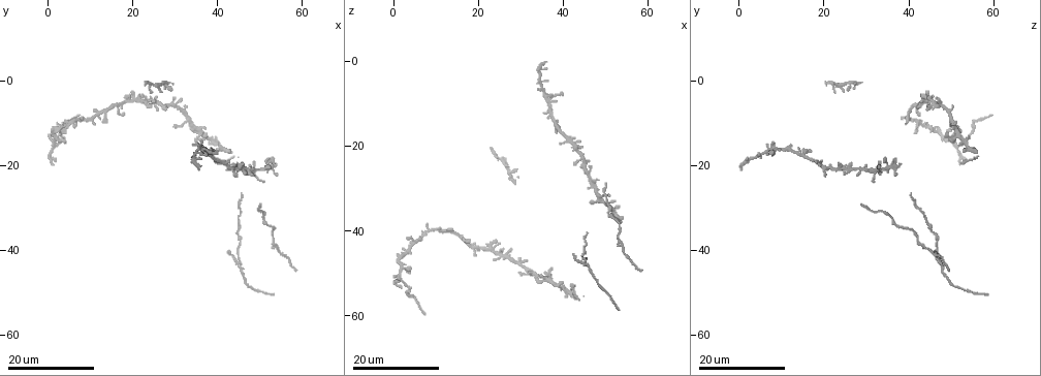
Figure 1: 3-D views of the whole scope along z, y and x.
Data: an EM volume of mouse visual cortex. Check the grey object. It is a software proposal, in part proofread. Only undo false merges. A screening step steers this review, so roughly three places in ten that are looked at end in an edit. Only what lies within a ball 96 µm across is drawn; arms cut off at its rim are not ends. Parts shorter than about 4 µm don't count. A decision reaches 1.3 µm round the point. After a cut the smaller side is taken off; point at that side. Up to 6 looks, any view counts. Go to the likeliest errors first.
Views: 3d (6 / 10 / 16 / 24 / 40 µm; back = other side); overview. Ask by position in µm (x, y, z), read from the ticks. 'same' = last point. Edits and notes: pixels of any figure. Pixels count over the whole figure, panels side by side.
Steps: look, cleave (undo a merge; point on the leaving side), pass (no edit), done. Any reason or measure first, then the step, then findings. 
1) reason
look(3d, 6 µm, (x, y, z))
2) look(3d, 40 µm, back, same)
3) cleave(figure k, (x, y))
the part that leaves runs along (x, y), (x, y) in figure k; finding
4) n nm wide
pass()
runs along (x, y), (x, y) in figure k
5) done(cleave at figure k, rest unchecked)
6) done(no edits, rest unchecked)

look(3d, 16 µm, (23.0, 5.0, 44.0))

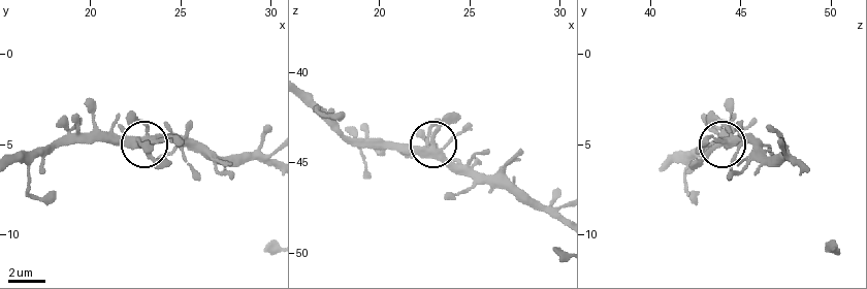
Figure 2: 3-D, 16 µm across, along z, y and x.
zoom in
look(3d, 10 µm, (23.3, 4.8, 44.3))

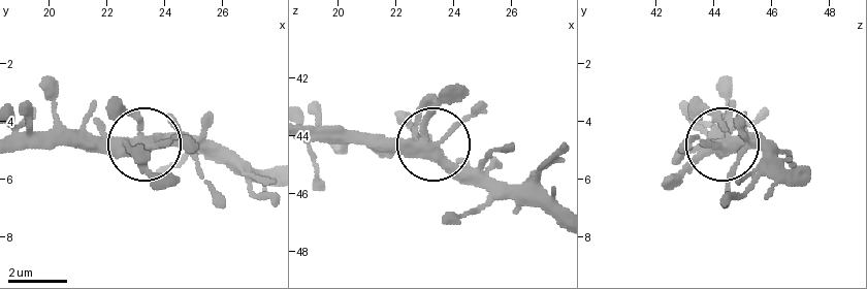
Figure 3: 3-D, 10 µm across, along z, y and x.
5 arms
pass()
one neuron here

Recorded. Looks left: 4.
three-way junction
look(3d, 24 µm, (1.5, 16.0, 51.0))

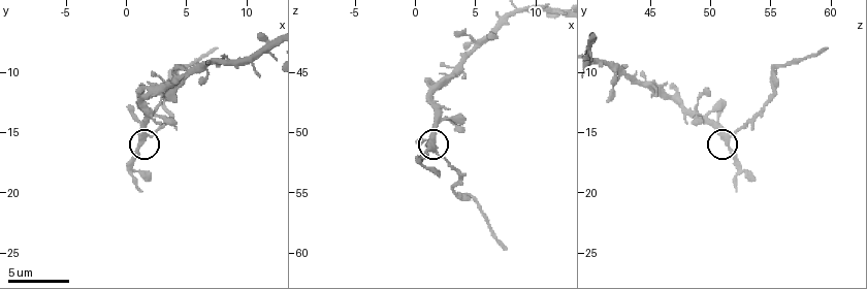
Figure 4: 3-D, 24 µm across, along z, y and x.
zoom in
look(3d, 10 µm, (1.4, 15.6, 51.2))

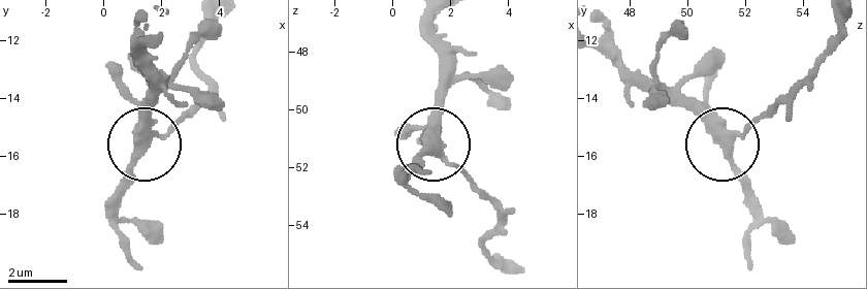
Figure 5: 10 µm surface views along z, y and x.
3 arms
pass()
continuous, no second neuron

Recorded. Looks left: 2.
done(no edits, rest unchecked)

